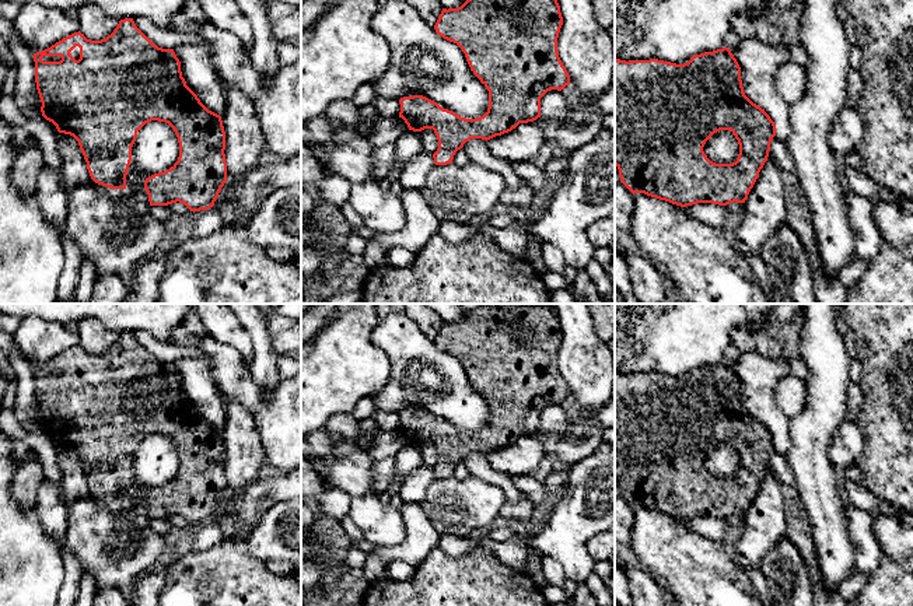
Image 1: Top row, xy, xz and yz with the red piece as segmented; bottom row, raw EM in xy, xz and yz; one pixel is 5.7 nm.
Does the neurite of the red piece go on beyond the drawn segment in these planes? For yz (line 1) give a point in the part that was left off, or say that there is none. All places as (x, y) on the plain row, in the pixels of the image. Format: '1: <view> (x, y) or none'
1: none

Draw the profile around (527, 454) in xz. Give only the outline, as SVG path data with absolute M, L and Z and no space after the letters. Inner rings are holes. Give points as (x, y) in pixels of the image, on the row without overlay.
M534 435L520 437L515 442L487 453L487 460L497 472L508 476L531 474L546 462L548 444Z

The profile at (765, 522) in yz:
M767 473L759 486L737 543L734 561L744 570L762 568L766 554L787 532L783 486Z

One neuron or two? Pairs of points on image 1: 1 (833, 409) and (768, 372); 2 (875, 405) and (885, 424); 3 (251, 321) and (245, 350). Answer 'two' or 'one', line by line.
1: two
2: one
3: two

